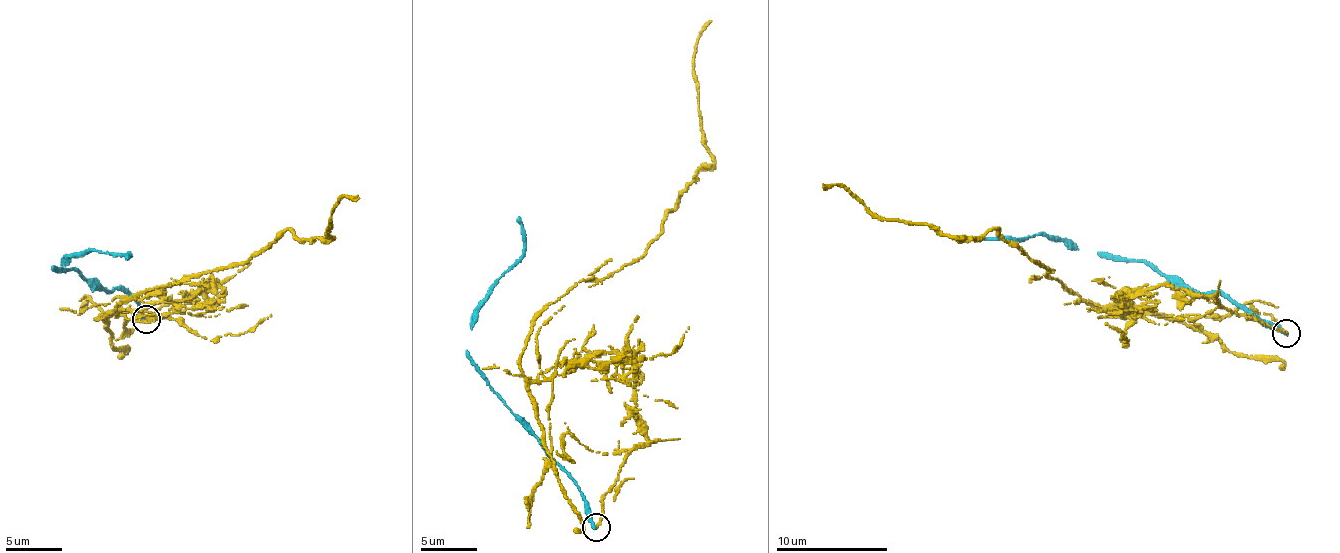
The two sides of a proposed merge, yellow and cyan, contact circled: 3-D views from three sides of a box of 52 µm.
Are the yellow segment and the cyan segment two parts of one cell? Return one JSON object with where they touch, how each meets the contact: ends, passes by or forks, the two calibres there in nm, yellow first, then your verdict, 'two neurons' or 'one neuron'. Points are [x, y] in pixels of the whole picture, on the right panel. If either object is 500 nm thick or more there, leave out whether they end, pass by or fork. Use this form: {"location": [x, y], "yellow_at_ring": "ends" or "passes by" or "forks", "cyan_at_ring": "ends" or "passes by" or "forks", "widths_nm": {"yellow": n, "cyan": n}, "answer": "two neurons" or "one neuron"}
{"location": [1286, 333], "yellow_at_ring": "ends", "cyan_at_ring": "ends", "widths_nm": {"yellow": 260, "cyan": 340}, "answer": "two neurons"}

